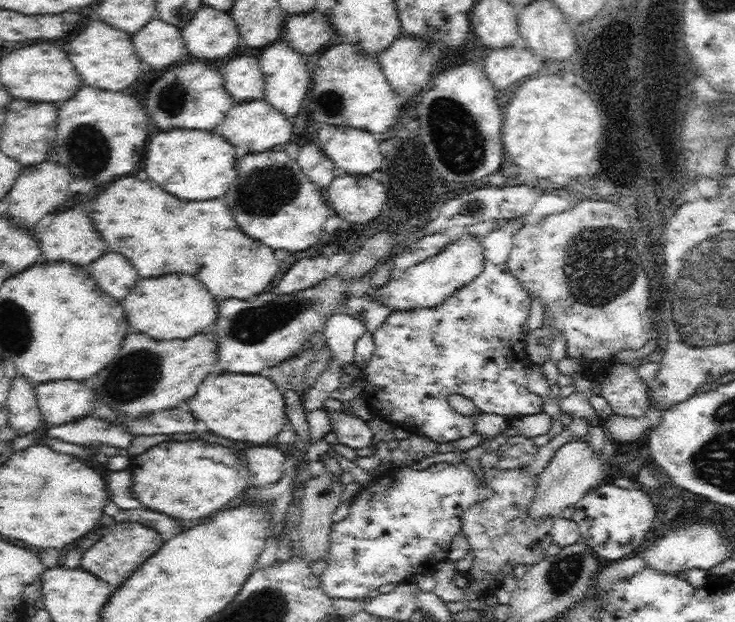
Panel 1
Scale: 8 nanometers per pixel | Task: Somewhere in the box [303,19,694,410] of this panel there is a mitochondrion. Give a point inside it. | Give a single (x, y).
(599, 269)

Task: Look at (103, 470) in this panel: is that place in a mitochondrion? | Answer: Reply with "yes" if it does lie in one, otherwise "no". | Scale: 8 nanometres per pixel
no

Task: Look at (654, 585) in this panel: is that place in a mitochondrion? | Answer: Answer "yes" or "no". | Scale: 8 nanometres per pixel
no

